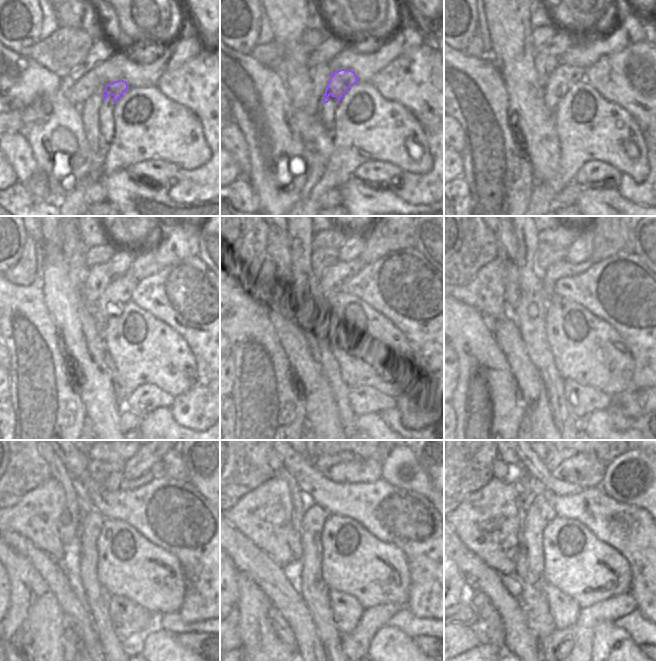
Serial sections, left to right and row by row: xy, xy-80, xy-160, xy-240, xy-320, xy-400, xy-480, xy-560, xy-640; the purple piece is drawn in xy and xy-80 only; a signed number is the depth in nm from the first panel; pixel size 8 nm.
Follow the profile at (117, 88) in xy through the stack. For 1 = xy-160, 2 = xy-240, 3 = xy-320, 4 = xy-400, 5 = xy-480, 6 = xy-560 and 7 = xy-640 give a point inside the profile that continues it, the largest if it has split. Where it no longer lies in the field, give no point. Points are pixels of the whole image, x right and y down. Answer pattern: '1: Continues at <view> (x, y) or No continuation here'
1: Continues at xy-160 (563, 77)
2: Continues at xy-240 (111, 302)
3: Continues at xy-320 (330, 285)
4: Continues at xy-400 (556, 271)
5: Continues at xy-480 (91, 523)
6: Continues at xy-560 (315, 593)
7: Continues at xy-640 (539, 618)

